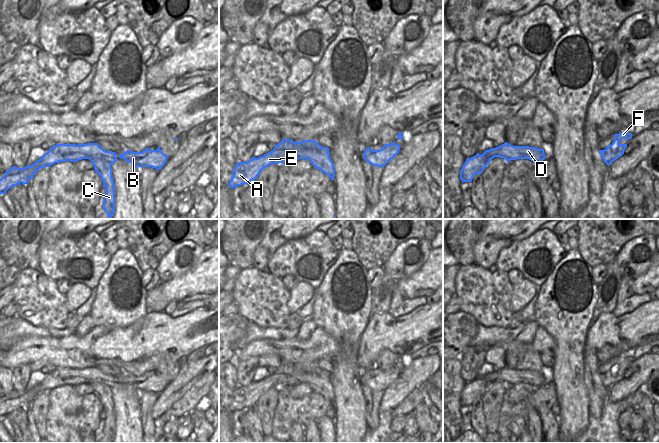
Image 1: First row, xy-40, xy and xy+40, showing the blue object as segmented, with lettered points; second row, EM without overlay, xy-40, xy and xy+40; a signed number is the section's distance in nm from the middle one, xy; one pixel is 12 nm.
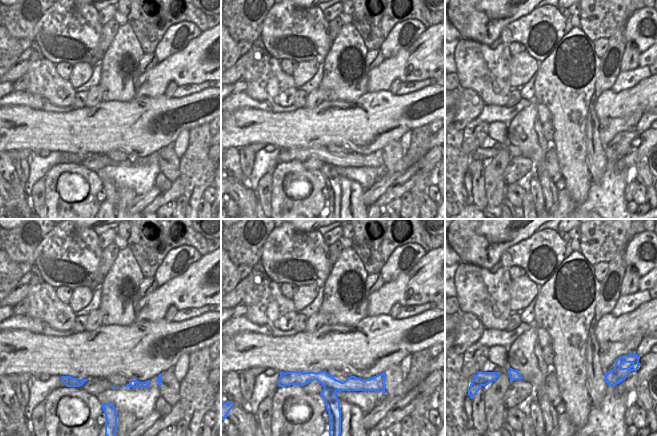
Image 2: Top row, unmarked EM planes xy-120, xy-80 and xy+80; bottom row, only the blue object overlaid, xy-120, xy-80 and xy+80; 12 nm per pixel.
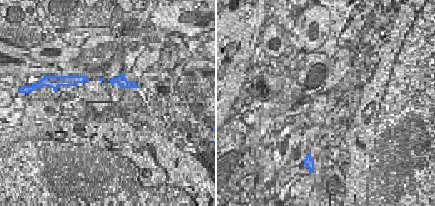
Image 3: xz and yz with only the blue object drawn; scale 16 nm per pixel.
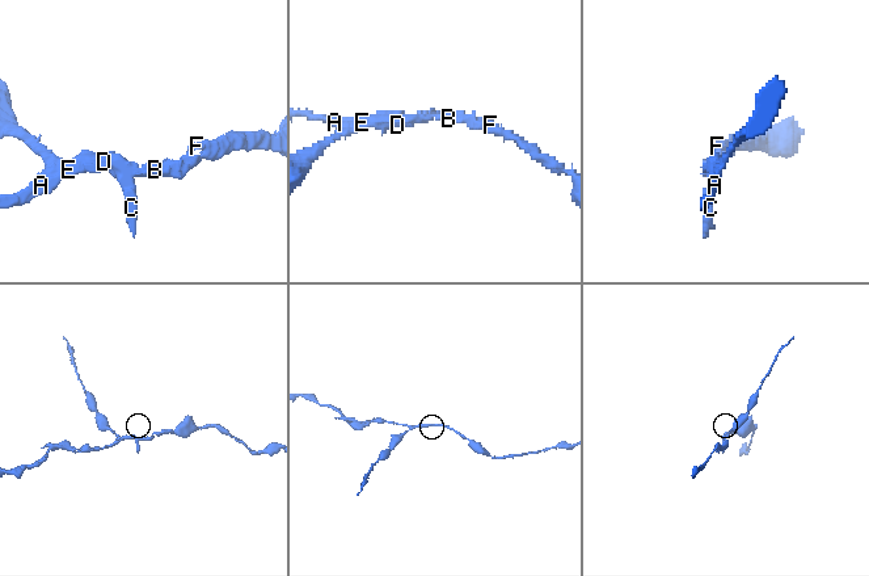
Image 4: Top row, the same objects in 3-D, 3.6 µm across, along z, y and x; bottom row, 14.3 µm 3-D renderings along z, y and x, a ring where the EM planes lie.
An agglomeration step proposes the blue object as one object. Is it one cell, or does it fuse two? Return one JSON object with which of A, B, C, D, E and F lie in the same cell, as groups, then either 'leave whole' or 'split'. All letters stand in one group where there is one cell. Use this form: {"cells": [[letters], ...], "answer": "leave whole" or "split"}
{"cells": [["A", "B", "D", "E", "F"], ["C"]], "answer": "split"}

